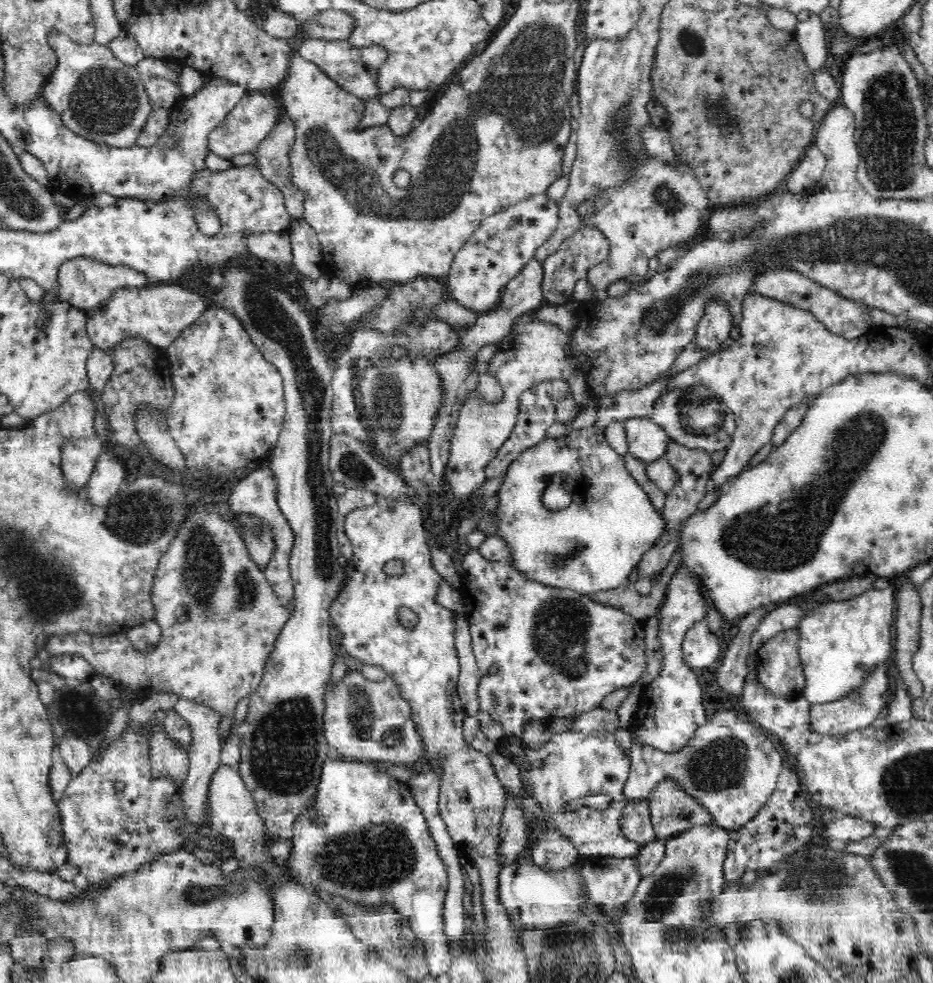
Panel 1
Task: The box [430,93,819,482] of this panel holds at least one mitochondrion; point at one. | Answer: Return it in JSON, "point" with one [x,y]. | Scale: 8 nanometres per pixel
{"point":[659,316]}

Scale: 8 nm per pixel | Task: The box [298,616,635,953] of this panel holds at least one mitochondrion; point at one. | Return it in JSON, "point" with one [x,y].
{"point":[374,859]}

